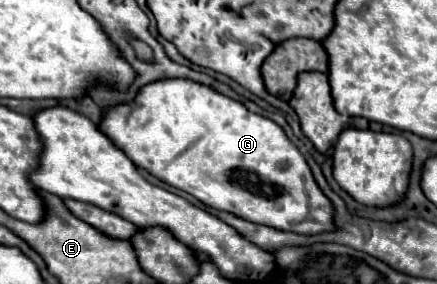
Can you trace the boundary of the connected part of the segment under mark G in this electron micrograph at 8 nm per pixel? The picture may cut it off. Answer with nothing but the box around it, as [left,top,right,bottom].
[99,80,337,236]

